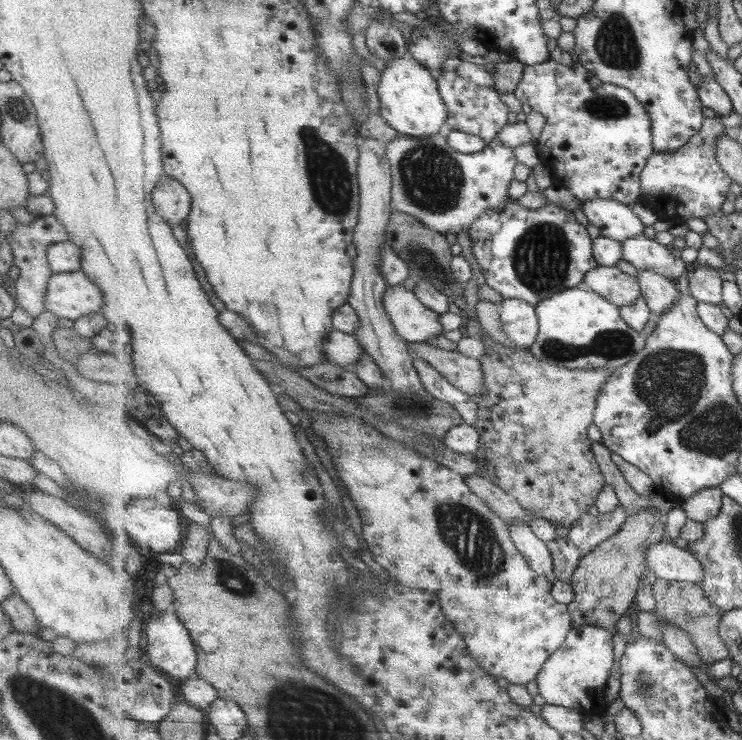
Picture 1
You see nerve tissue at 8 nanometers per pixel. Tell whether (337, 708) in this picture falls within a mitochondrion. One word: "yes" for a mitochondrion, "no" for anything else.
yes

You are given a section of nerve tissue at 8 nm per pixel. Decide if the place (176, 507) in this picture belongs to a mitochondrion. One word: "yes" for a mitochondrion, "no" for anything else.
no

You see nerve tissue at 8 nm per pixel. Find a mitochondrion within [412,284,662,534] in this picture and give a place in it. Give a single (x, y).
(611, 344)

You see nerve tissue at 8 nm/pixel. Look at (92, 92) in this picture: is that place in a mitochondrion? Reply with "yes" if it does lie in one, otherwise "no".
no

